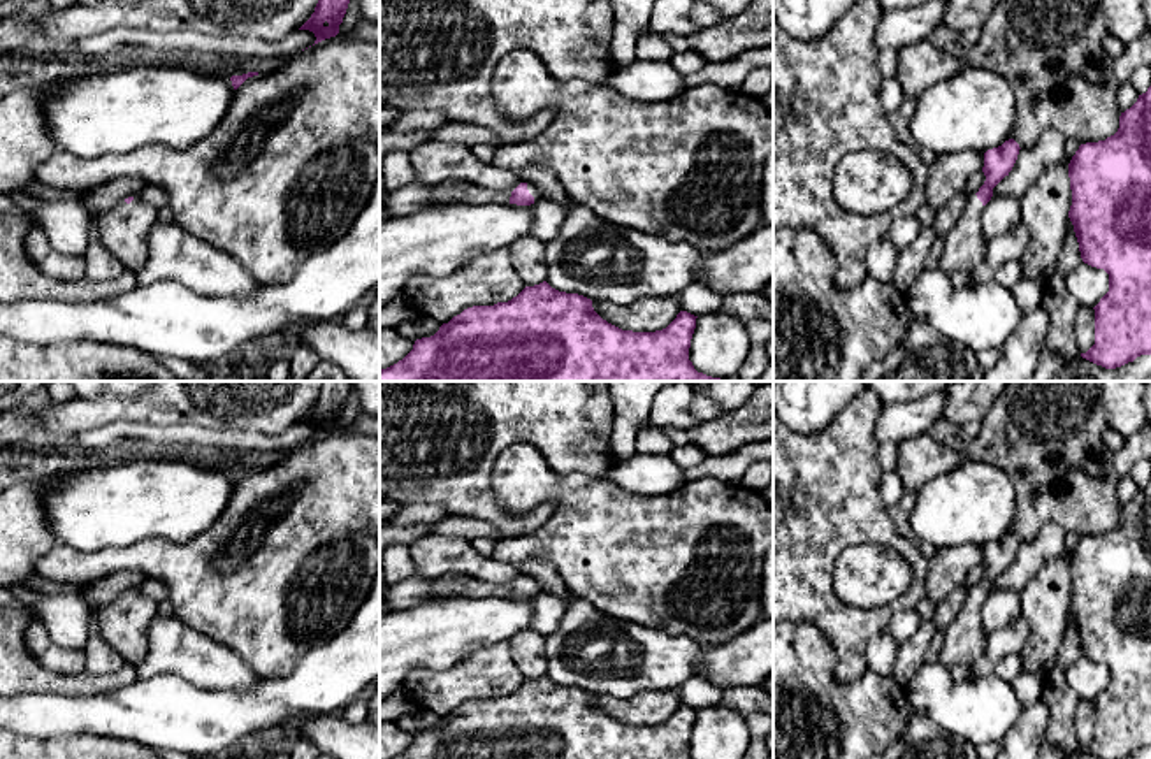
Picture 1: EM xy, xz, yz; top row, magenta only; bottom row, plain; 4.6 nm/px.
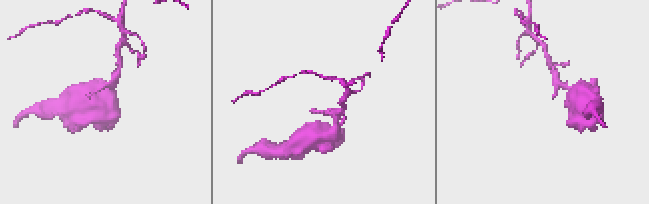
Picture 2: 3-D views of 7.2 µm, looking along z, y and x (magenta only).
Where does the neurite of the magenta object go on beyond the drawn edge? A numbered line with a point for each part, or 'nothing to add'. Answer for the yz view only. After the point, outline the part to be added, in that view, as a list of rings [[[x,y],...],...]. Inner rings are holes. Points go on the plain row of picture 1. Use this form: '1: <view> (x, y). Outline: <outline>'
1: yz (965, 642). Outline: [[[970,589],[959,615],[944,632],[944,645],[938,662],[945,668],[952,664],[974,664],[986,652],[989,636],[982,627],[984,599],[977,589]]]

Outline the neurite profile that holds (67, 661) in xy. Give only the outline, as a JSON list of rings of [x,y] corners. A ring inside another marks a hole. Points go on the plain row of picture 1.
[[[30,618],[25,643],[33,657],[47,669],[62,675],[77,675],[86,668],[84,648],[65,648],[51,640],[39,618]]]

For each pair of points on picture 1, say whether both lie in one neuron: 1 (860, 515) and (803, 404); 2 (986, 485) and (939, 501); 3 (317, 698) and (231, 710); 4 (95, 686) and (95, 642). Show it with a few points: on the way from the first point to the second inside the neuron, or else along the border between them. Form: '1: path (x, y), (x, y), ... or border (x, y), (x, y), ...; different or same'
1: border (847, 404), (819, 431), (795, 433), (791, 429); different
2: path (974, 498), (970, 501), (951, 501); same
3: path (296, 698), (252, 708); same
4: border (125, 661), (113, 672), (85, 672); different

